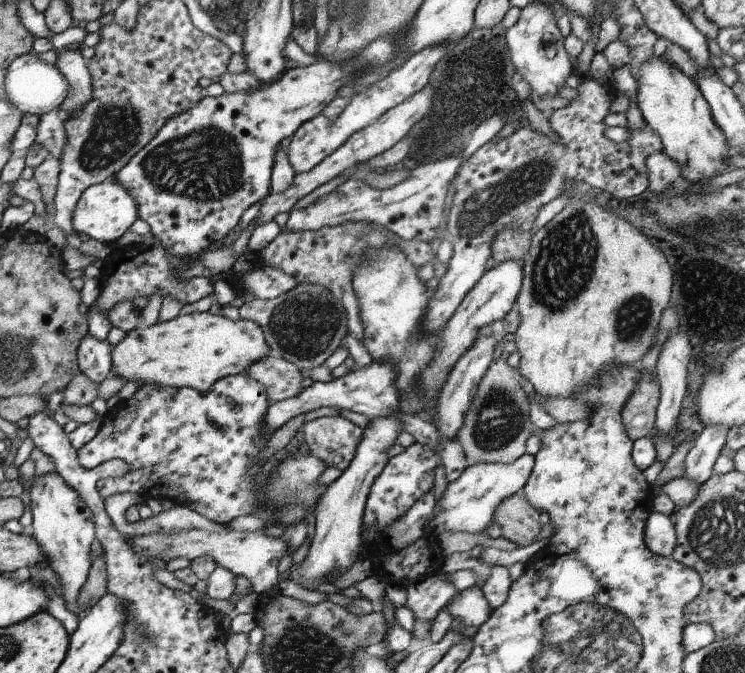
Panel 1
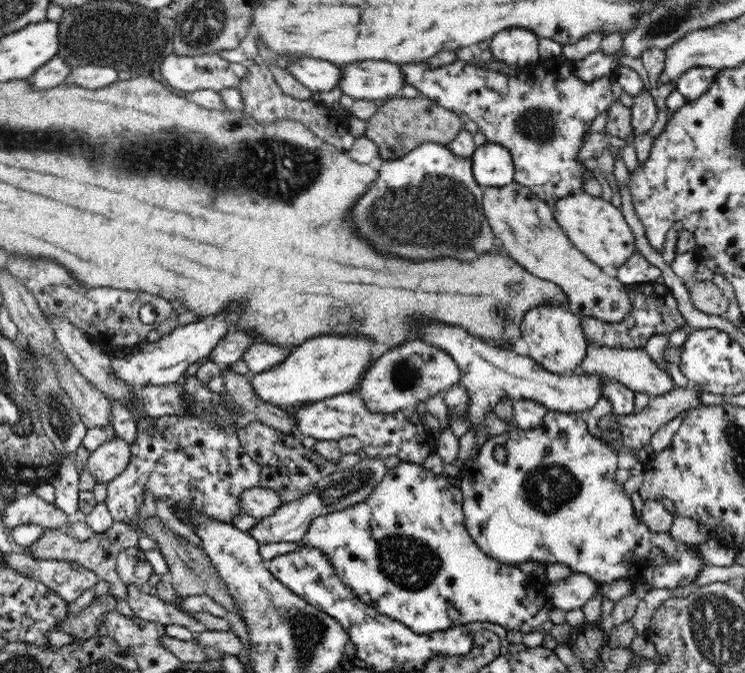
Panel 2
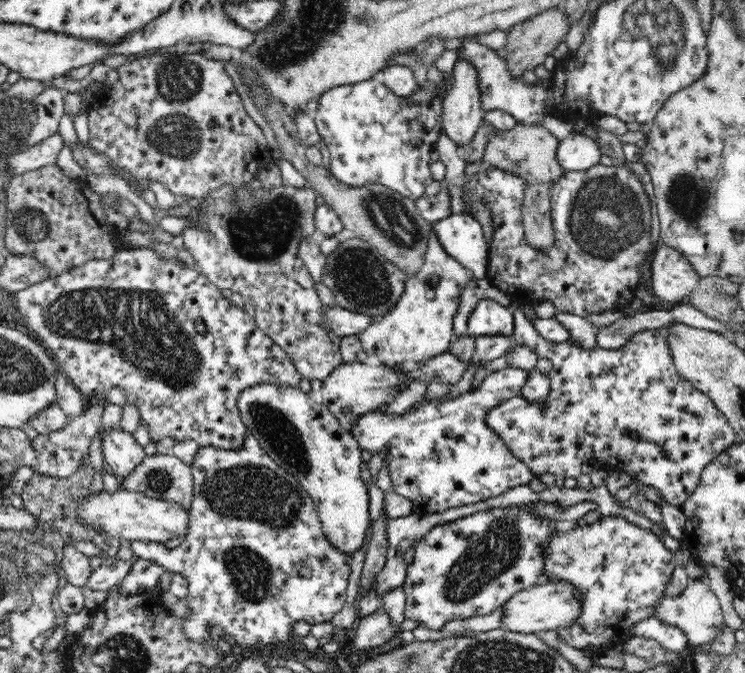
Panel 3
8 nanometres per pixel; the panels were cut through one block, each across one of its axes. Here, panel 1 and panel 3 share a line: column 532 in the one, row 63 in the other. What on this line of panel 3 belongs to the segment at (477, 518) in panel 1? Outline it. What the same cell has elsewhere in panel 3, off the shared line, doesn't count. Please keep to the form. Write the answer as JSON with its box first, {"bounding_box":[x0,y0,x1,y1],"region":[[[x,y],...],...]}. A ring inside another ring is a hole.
{"bounding_box":[442,60,483,147],"region":[[[456,60],[454,82],[442,100],[442,126],[457,147],[470,144],[483,123],[477,70],[467,60]]]}

